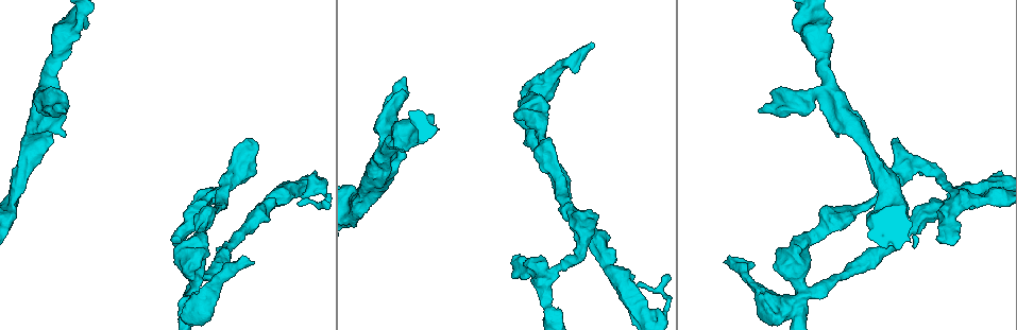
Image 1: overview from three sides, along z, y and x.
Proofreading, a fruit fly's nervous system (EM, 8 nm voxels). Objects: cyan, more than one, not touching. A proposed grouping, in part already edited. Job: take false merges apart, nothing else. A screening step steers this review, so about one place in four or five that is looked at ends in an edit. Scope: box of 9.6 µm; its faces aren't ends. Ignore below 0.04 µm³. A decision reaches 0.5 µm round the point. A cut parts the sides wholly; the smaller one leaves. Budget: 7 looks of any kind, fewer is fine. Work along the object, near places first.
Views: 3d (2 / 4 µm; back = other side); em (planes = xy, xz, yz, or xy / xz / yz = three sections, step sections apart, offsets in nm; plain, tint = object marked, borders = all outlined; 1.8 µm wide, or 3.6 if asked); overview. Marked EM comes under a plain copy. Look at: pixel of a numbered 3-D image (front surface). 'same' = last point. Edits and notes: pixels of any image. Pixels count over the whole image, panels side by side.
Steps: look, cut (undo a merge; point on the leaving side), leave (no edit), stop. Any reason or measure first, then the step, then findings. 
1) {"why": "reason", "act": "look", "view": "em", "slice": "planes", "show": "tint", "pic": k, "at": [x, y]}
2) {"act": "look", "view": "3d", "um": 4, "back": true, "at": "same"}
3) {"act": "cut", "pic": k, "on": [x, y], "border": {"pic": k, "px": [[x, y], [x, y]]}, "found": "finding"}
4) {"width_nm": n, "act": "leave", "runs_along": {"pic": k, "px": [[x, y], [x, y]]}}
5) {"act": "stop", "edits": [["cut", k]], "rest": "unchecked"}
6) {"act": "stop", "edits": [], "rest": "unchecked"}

{"why": "thick turns thin", "act": "look", "view": "em", "um": 3.6, "slice": "planes", "show": "tint", "pic": 1, "at": [655, 319]}

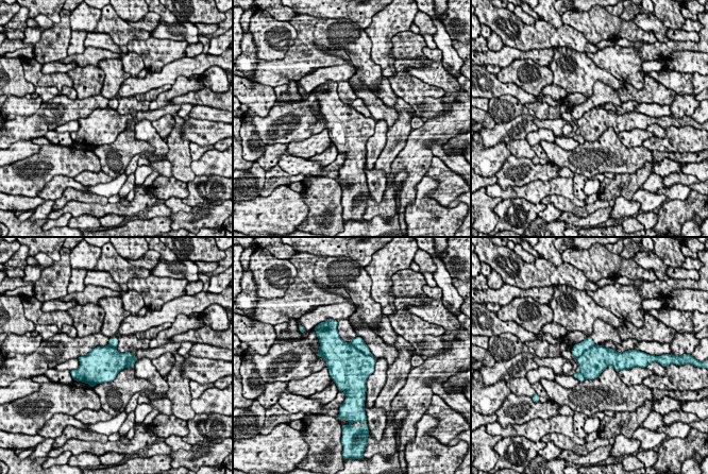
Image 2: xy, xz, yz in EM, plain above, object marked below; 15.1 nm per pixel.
{"act": "cut", "pic": 2, "on": [357, 342], "border": {"pic": 2, "px": [[349, 343], [365, 354], [371, 355]]}, "found": "a second cell is stuck on"}

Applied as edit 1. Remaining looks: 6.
{"why": "redraw", "act": "look", "view": "overview"}

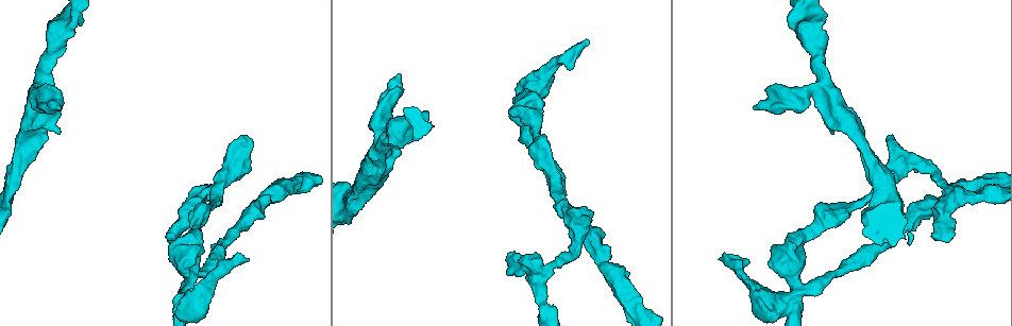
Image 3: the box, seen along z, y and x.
{"act": "look", "view": "3d", "um": 2, "pic": 3, "at": [25, 154]}

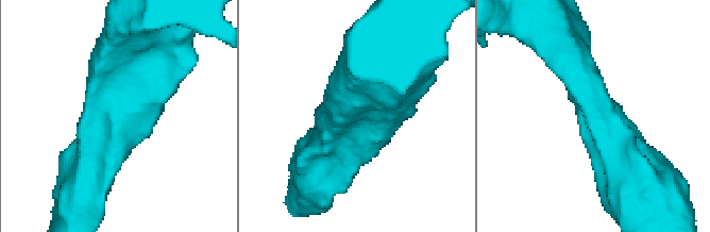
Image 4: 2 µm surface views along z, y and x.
{"arms": 3, "arm_widths_nm": [220, 340, 360], "why": "now the EM", "act": "look", "view": "em", "slice": "yz", "step": 16, "show": "tint", "pic": 4, "at": [595, 122]}

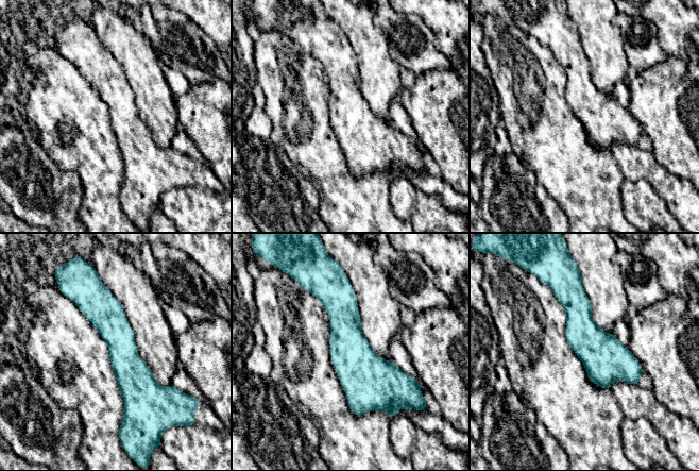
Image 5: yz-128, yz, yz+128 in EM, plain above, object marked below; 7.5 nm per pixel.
{"why": "cut it another way", "act": "look", "view": "em", "slice": "planes", "show": "tint", "at": "same"}

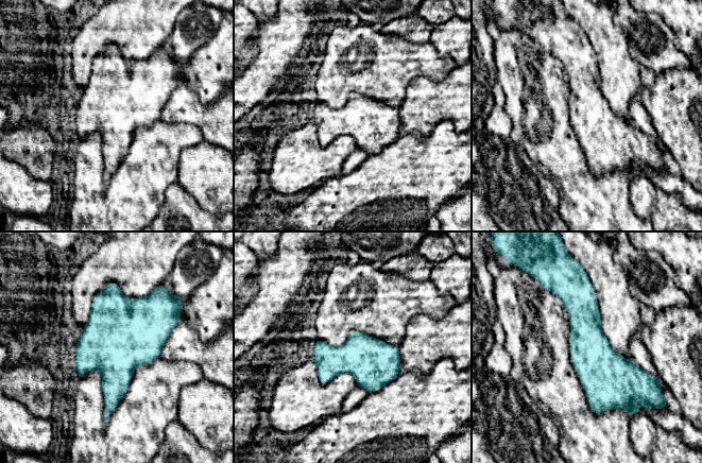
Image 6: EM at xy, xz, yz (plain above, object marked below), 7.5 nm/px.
{"act": "leave", "found": "one cell here"}

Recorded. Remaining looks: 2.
{"why": "side arm on a straight run", "act": "look", "view": "em", "slice": "planes", "show": "tint", "pic": 3, "at": [823, 84]}

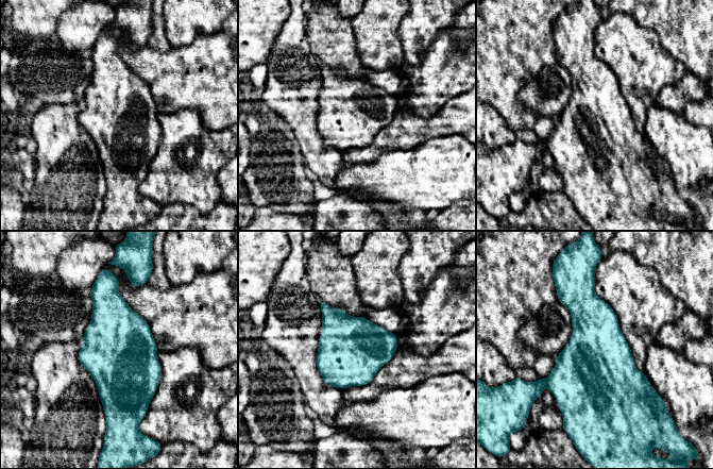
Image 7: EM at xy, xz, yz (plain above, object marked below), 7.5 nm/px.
{"width_nm": 500, "act": "leave", "found": "continuous, no second cell"}

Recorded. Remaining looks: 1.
{"act": "stop", "edits": [["cut", 2]], "rest": "unchecked"}

